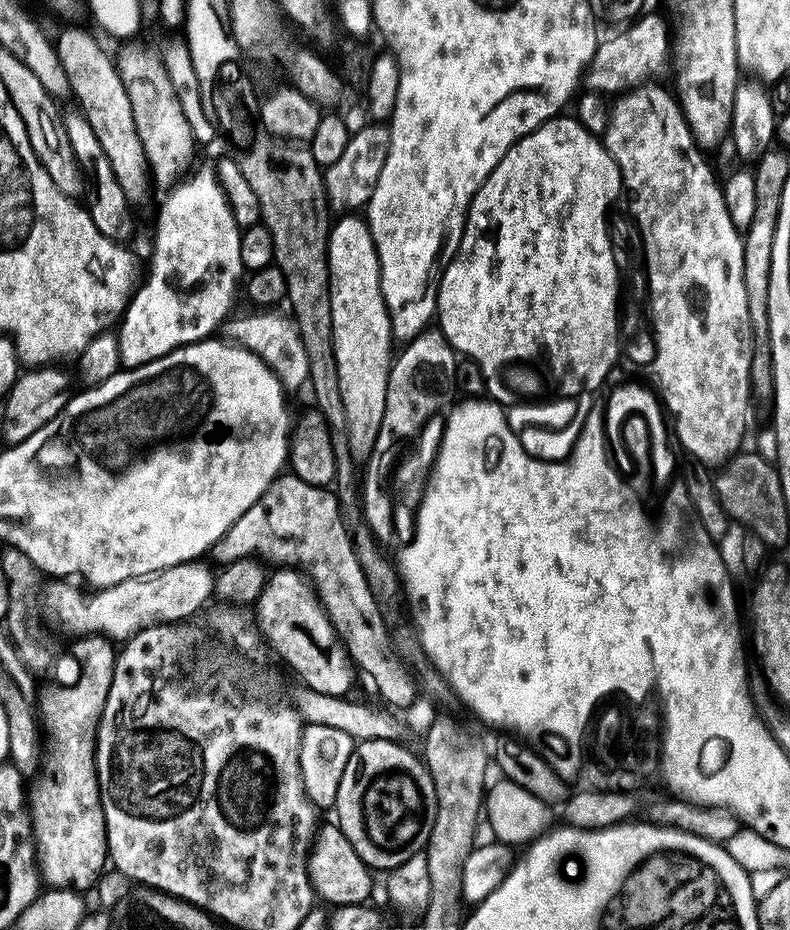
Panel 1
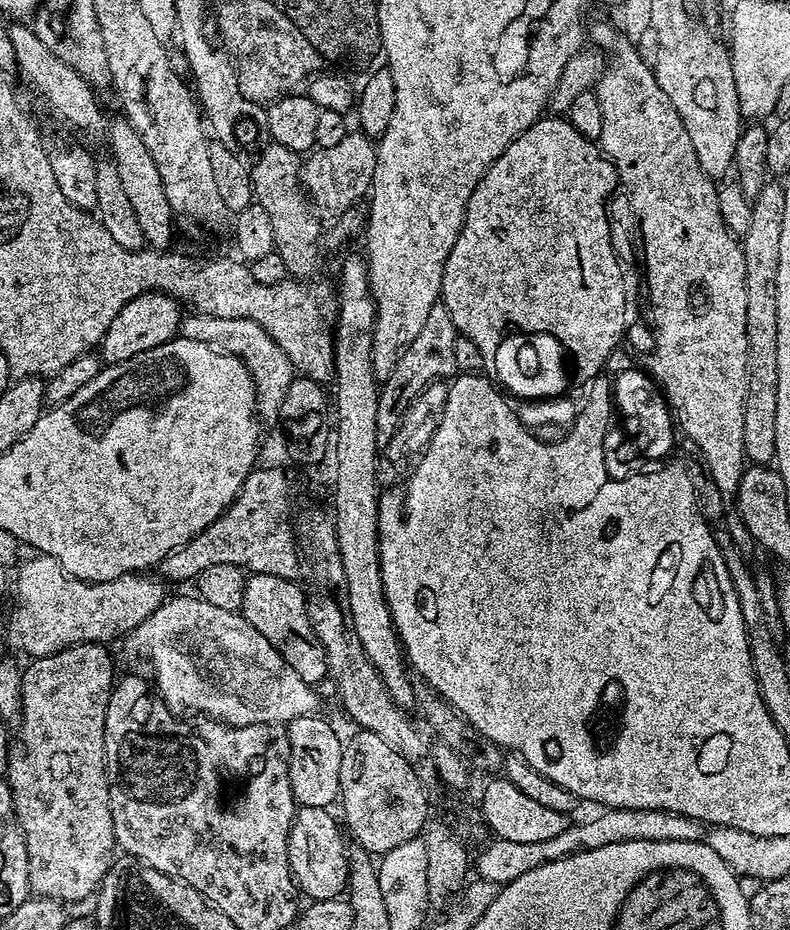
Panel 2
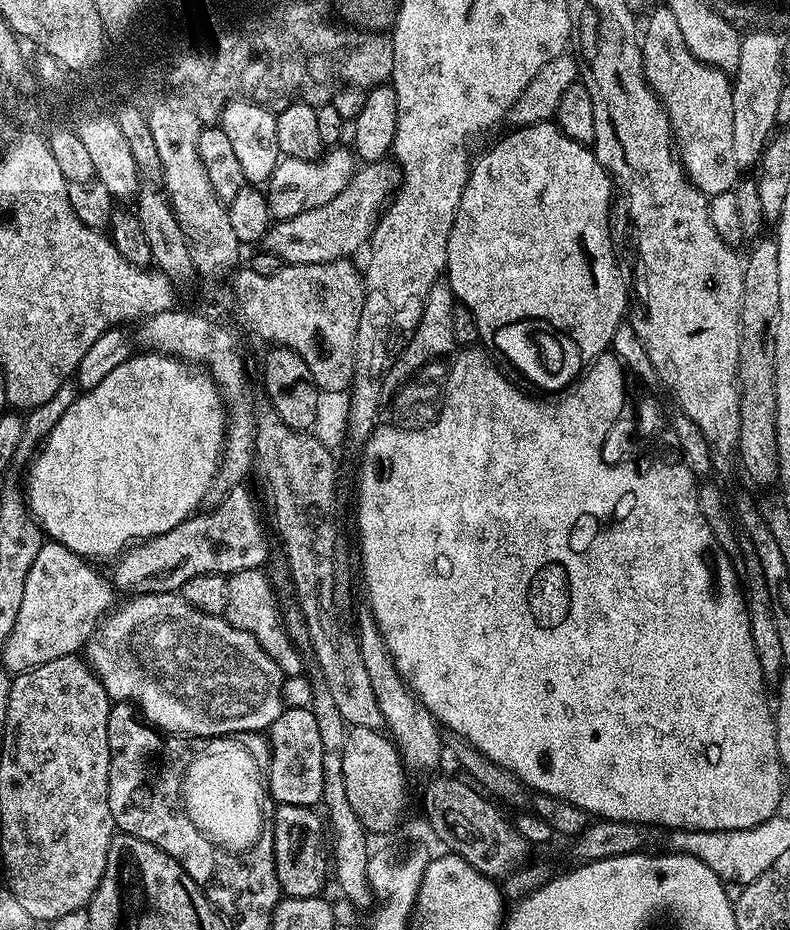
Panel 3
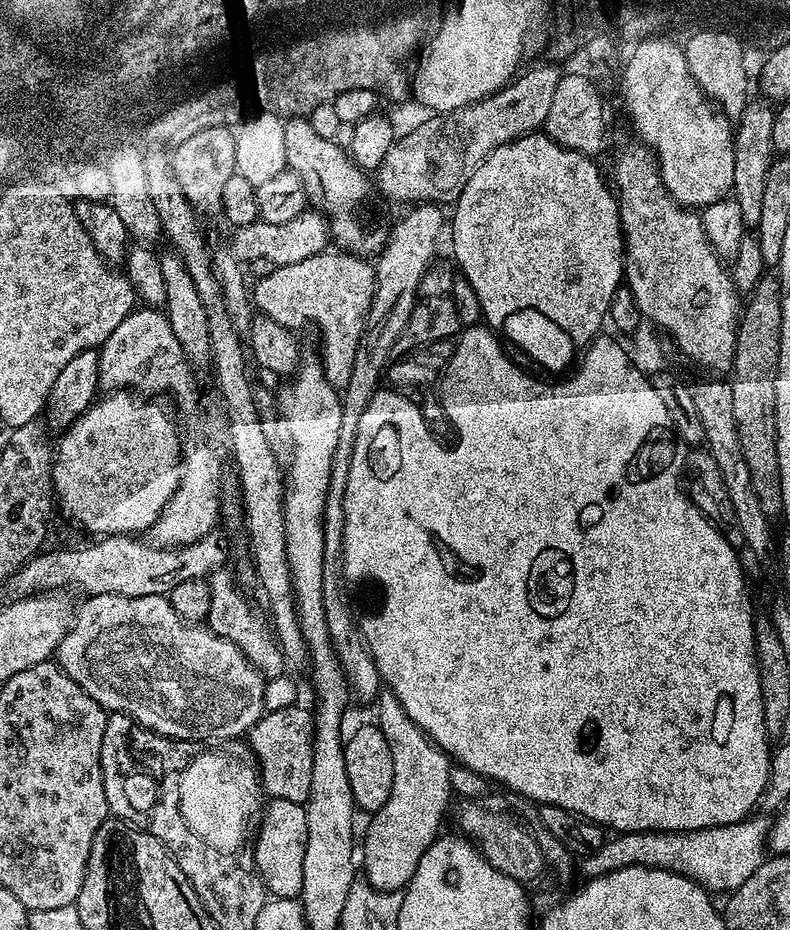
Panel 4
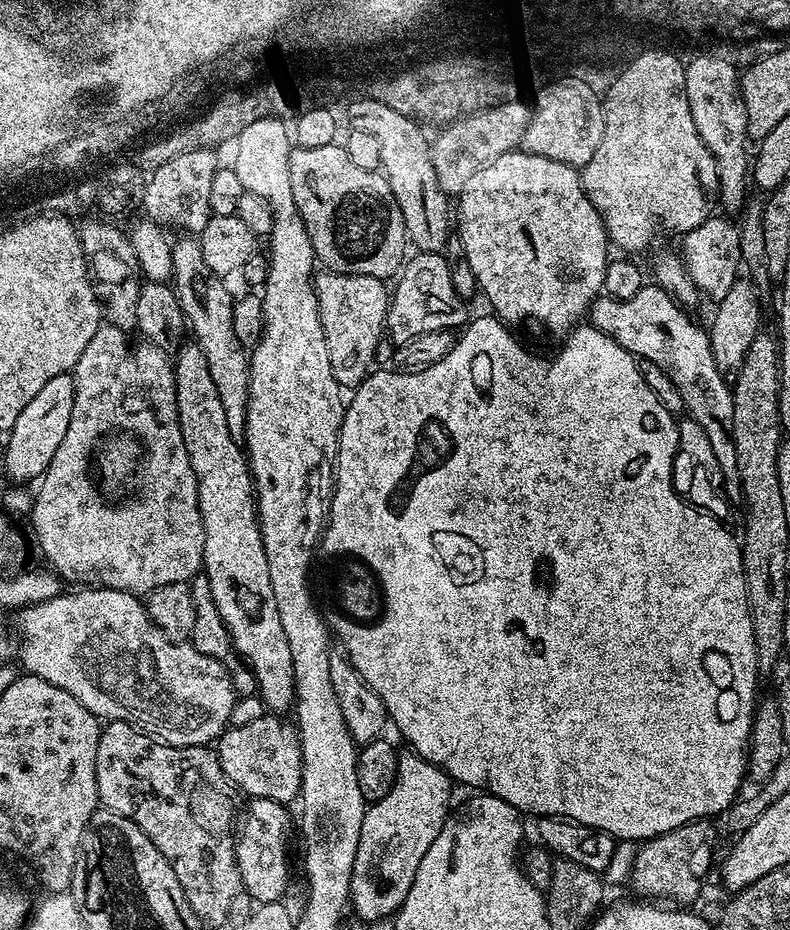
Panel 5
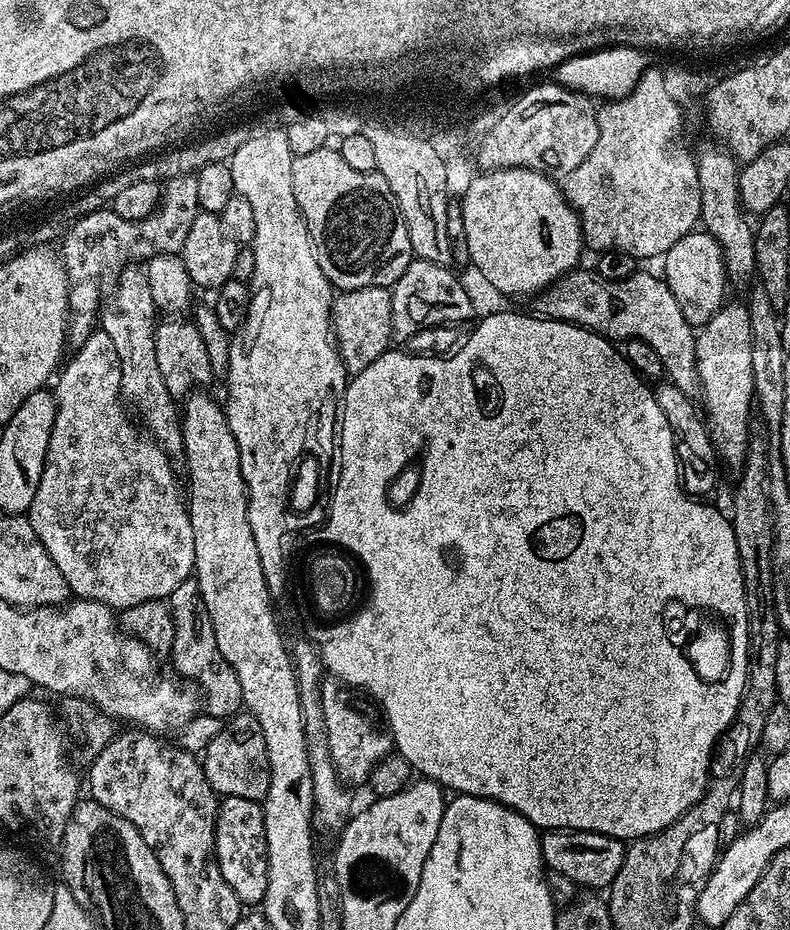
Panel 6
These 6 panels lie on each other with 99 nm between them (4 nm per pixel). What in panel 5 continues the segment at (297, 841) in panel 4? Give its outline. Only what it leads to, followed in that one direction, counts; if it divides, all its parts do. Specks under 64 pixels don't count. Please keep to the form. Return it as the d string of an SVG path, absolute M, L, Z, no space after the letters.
M255 798L247 801L248 809L243 809L242 819L238 824L236 838L236 865L238 874L242 874L242 882L257 905L275 904L283 901L284 891L288 888L288 839L294 836L294 820L288 817L289 809L270 798Z

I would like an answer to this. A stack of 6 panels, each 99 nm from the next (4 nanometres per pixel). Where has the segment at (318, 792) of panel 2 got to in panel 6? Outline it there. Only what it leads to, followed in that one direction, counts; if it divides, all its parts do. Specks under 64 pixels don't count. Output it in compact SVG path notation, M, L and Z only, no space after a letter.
M237 714L204 747L202 753L204 773L210 786L221 797L237 796L263 801L270 786L270 770L266 758L266 742L262 739L262 726L250 714Z

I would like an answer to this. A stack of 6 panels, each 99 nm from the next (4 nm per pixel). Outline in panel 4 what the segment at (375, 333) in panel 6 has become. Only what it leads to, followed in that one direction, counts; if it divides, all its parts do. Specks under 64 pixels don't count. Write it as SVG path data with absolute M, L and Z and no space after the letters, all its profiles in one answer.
M325 250L302 262L279 265L274 274L255 281L250 295L259 315L272 318L282 326L299 330L307 320L317 324L324 343L318 360L324 365L330 386L343 390L348 385L354 370L354 354L358 354L364 323L376 297L376 269L367 259L351 252Z

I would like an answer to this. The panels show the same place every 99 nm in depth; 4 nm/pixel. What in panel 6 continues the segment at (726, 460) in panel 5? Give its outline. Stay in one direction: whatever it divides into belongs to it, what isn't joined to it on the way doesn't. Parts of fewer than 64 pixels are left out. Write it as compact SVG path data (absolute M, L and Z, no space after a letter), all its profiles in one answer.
M595 270L565 272L549 288L535 297L535 311L549 320L564 320L599 332L613 342L641 340L662 358L667 379L682 394L695 397L700 391L696 369L696 332L682 315L682 309L670 294L670 286L659 275L637 270L622 281L608 281Z

